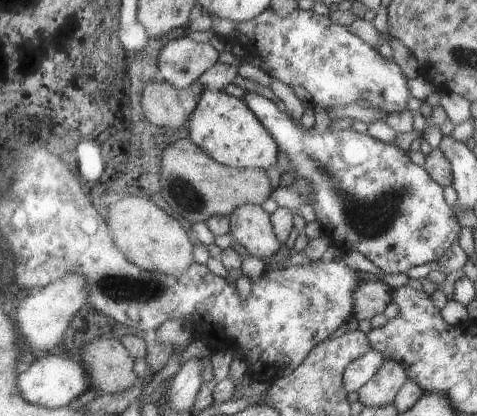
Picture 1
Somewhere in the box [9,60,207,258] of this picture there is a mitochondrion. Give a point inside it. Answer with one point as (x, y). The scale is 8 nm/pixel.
(183, 191)

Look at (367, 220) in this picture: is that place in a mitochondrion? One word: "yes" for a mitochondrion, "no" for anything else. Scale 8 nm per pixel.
yes

